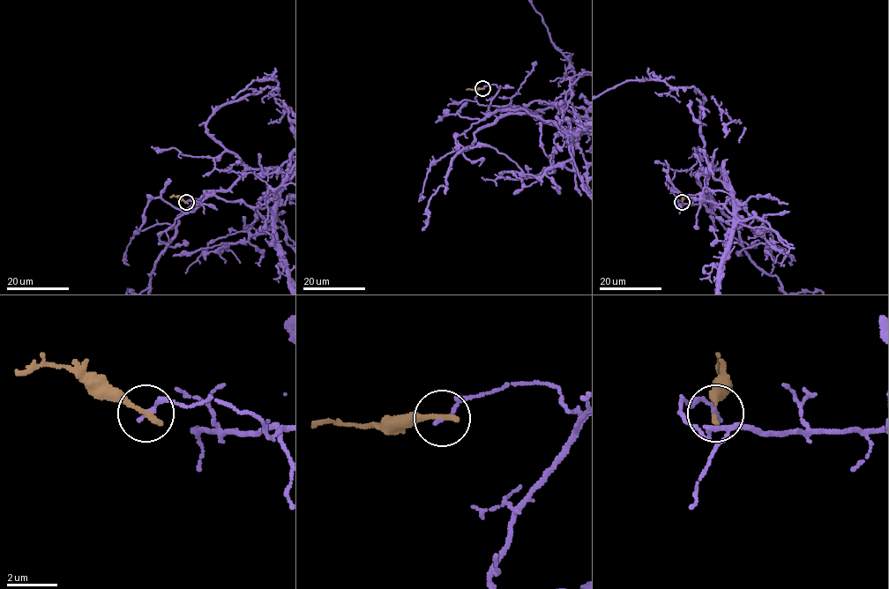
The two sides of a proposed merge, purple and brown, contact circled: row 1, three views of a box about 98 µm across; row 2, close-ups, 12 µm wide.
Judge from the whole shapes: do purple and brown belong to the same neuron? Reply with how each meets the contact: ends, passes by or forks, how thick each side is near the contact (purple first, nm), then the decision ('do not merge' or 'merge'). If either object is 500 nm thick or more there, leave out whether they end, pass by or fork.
purple ends | brown ends | 140/280 nm | do not merge

